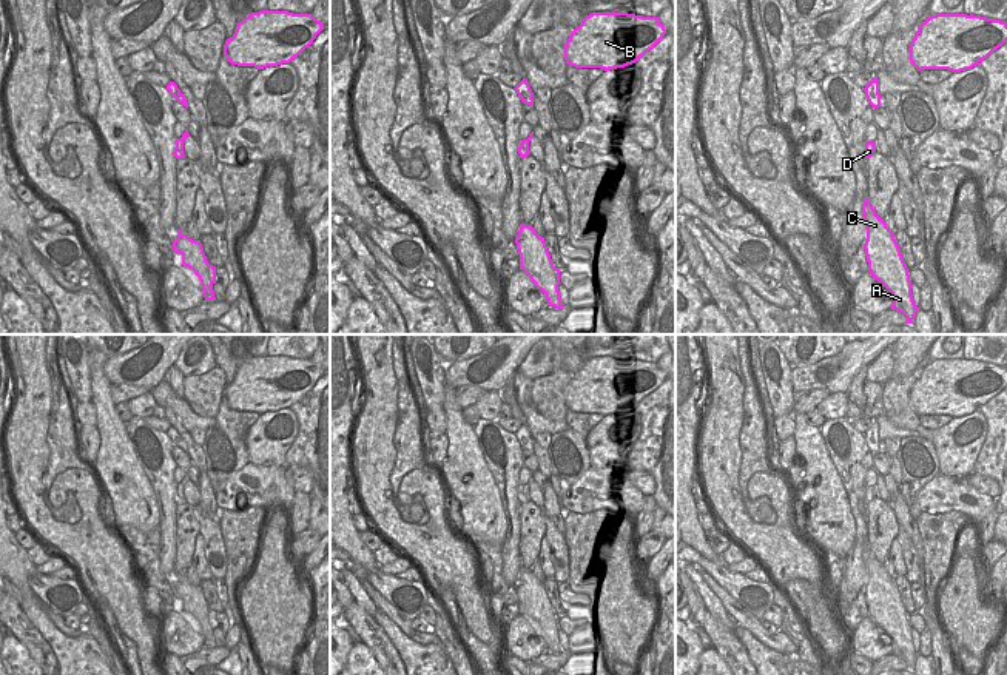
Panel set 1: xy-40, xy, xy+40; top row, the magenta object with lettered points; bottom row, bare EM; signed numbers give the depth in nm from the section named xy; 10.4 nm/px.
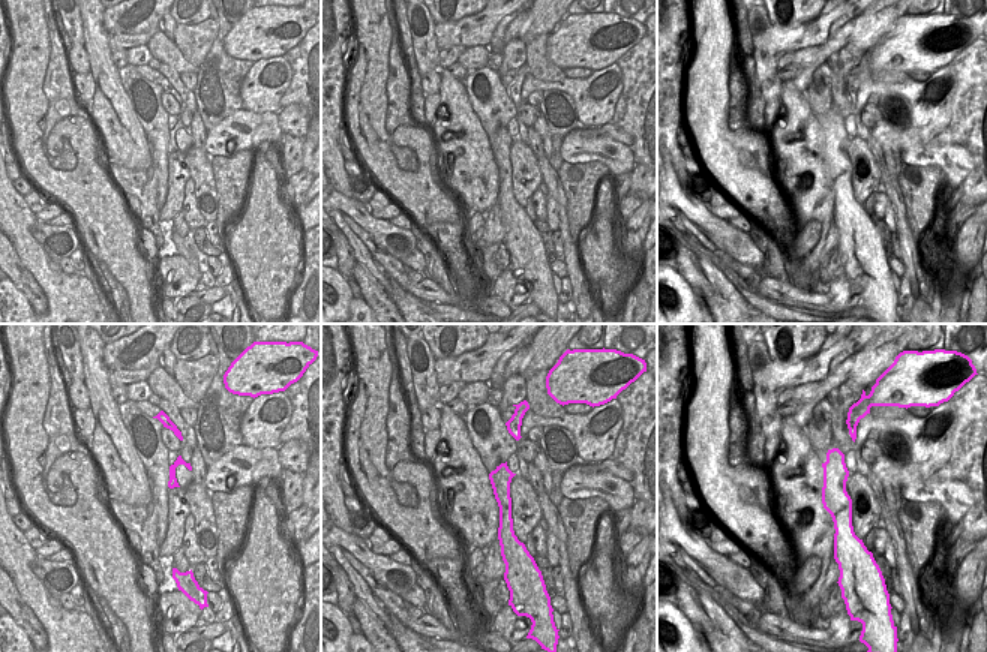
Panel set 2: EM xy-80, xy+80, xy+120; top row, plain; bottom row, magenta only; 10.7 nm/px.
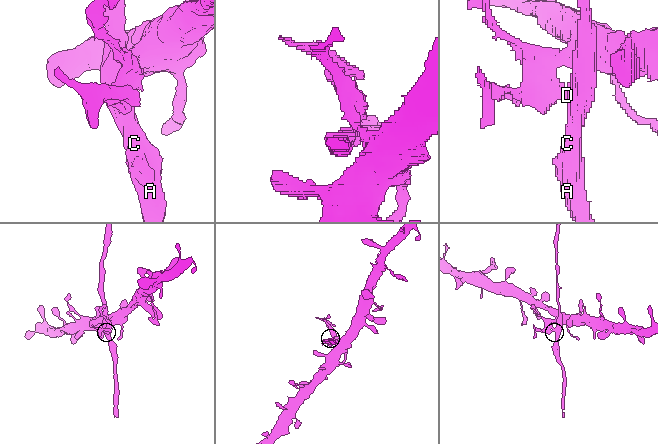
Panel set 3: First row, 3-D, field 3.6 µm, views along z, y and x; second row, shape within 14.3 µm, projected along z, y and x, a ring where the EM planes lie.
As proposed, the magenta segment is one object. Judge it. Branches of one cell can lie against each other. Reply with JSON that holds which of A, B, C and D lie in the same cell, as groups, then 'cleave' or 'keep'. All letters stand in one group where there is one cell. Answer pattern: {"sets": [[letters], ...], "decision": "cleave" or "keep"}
{"sets": [["A", "C", "D"], ["B"]], "decision": "cleave"}

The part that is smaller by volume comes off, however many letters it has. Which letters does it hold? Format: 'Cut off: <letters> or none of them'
Cut off: A, C, D

